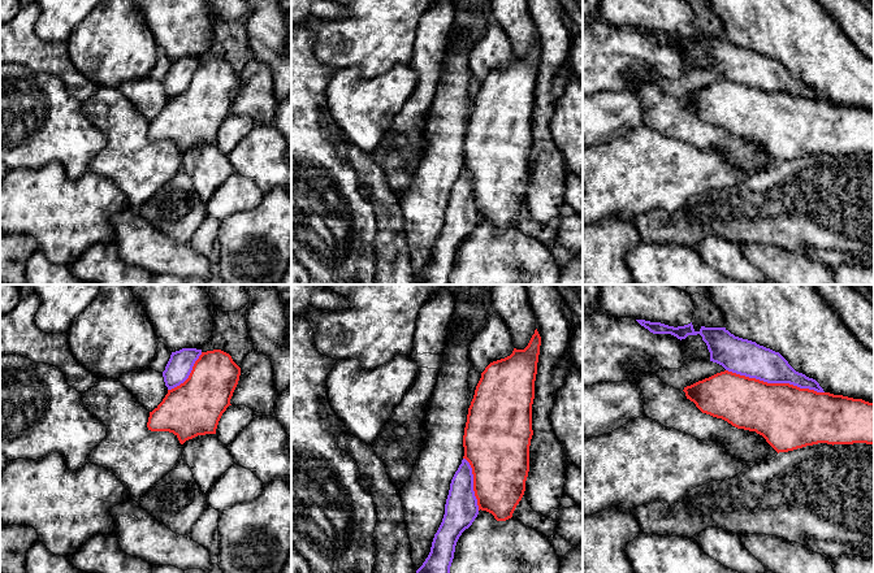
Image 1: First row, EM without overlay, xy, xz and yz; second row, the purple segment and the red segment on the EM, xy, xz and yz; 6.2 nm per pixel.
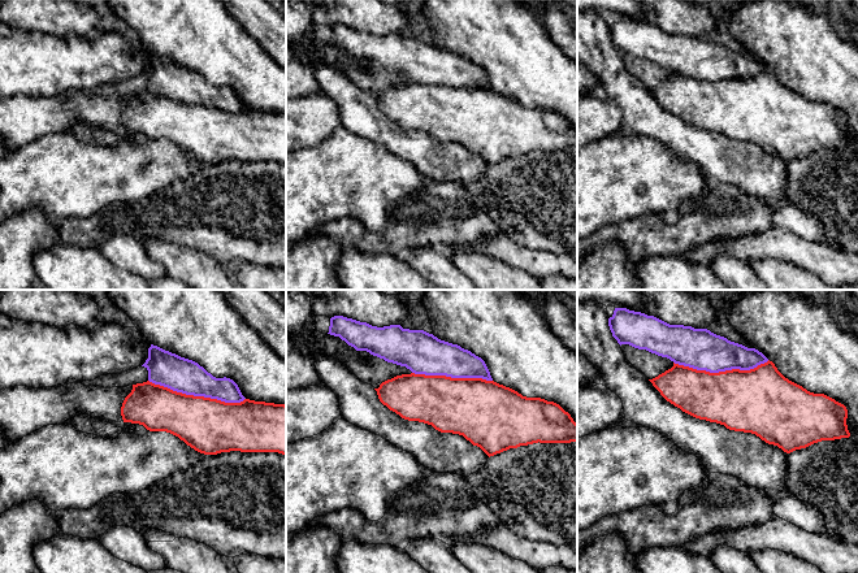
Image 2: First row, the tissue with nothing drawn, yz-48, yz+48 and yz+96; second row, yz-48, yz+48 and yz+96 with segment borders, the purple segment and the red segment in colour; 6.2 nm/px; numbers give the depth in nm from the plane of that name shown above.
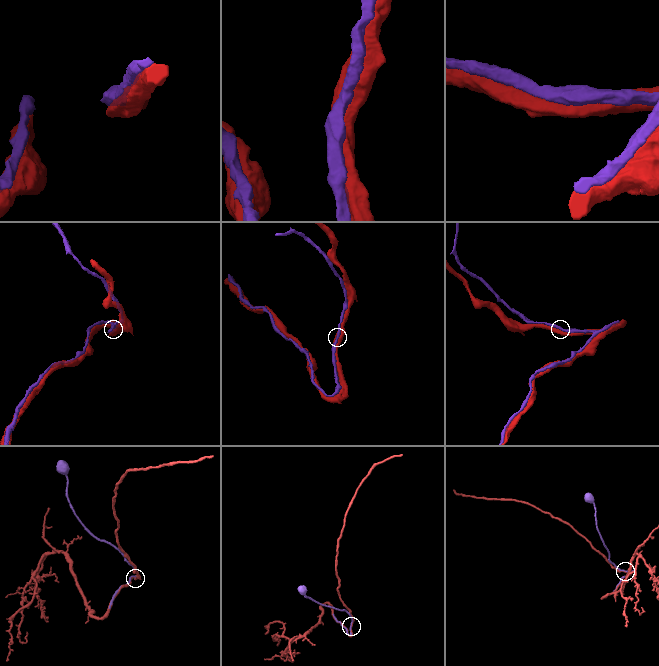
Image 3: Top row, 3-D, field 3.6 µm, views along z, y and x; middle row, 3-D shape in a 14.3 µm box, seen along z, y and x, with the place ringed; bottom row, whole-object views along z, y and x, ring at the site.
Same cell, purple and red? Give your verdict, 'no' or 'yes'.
yes

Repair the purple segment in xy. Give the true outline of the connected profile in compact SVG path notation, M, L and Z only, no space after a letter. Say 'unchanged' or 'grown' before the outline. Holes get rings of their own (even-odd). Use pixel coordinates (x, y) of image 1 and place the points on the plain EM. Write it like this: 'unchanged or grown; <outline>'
grown; M221 58L172 61L163 81L168 103L150 121L148 139L173 142L181 153L198 144L216 143L239 84L241 77Z

